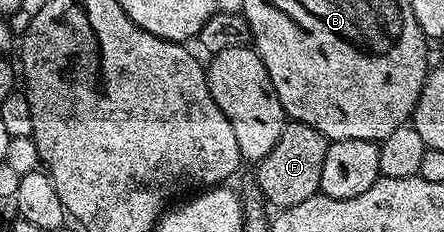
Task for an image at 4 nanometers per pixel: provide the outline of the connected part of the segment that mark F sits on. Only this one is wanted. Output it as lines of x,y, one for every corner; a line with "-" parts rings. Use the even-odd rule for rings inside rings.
285,122
278,141
274,141
274,149
255,164
254,183
260,188
265,204
272,206
273,203
276,209
283,209
302,205
302,201
318,194
328,145
329,140
318,129
305,123

